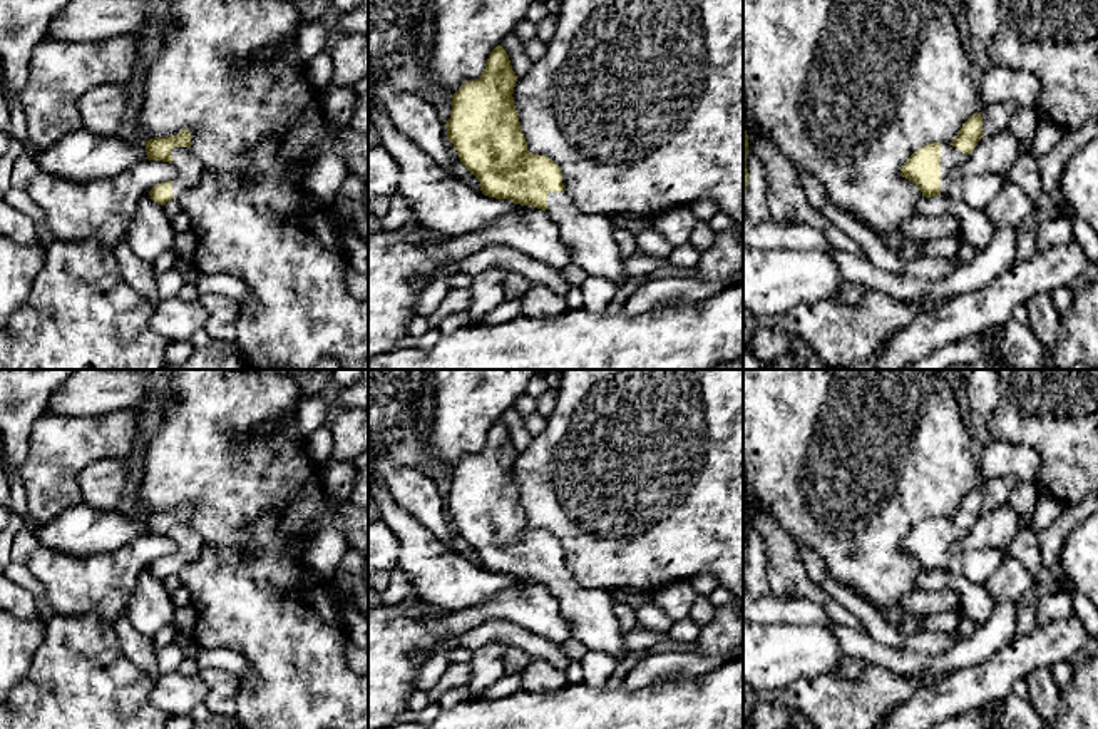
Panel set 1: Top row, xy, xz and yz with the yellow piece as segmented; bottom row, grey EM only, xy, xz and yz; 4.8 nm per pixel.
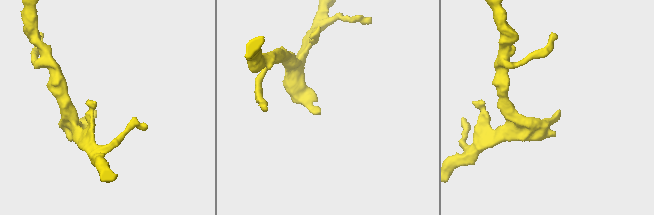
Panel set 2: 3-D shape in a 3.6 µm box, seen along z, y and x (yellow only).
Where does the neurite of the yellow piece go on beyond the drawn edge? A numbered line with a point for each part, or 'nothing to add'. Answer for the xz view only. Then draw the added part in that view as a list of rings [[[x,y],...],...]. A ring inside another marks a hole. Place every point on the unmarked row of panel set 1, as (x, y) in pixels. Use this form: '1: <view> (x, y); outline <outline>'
1: xz (590, 611); outline [[[566,565],[547,568],[546,587],[559,602],[574,639],[582,642],[587,650],[609,654],[618,662],[628,655],[624,632],[613,612],[616,602],[609,590],[577,585]]]

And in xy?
1: xy (189, 544); outline [[[174,522],[171,538],[177,545],[172,553],[172,572],[177,574],[187,562],[201,555],[204,538],[191,527],[191,522]]]

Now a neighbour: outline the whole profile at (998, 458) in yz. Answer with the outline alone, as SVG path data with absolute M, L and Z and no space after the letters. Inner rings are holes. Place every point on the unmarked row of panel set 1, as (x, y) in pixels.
M993 440L984 445L977 465L986 482L1013 477L1021 483L1036 483L1041 470L1041 456L1031 446Z

